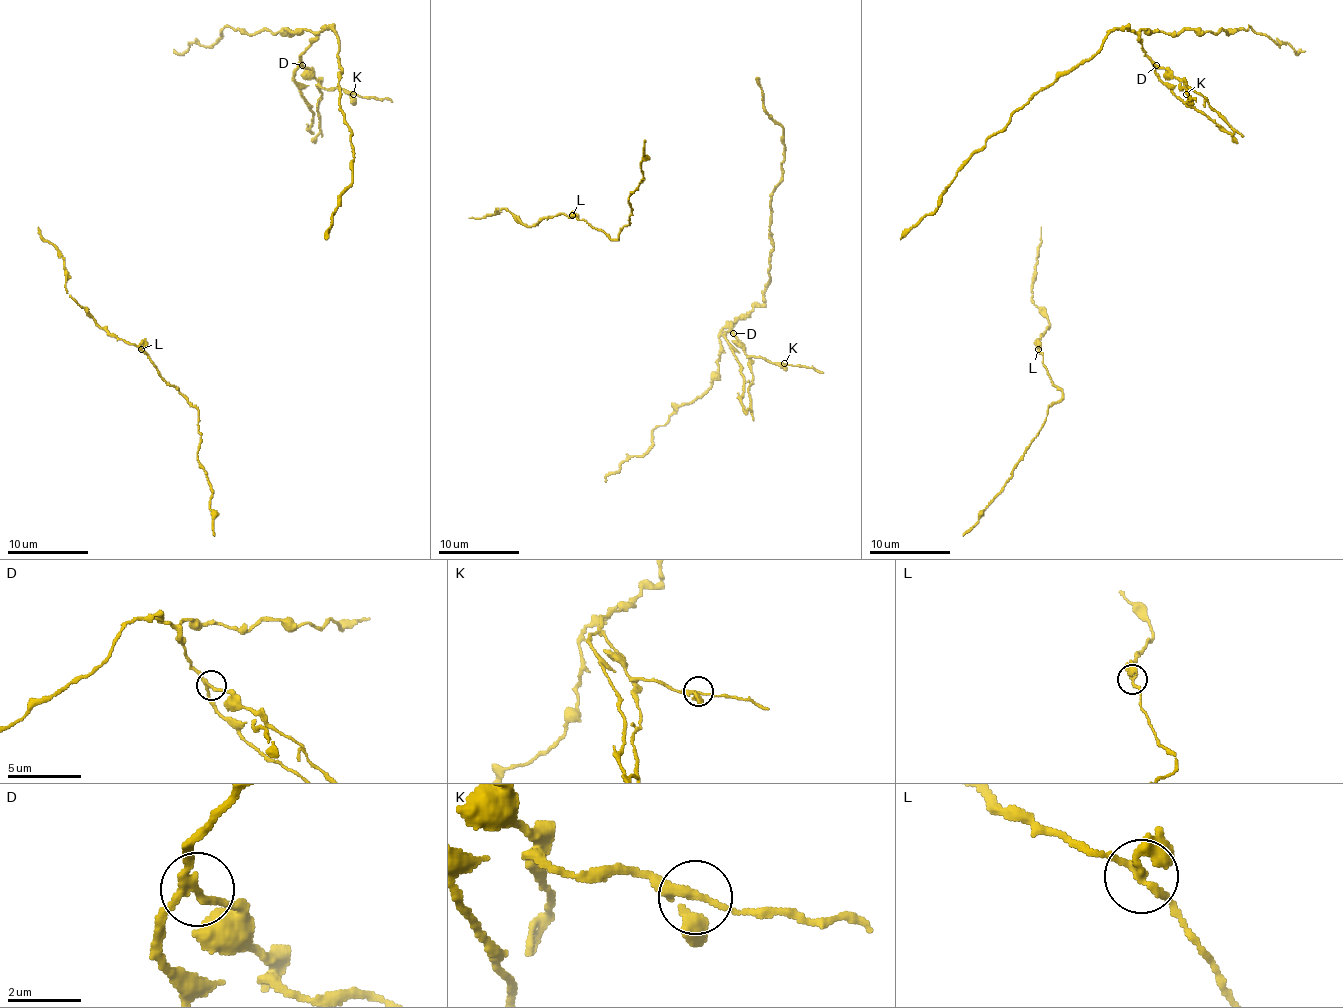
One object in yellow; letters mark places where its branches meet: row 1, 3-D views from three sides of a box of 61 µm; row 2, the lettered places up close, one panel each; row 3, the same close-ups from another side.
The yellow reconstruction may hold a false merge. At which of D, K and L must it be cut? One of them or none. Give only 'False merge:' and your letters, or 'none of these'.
False merge: D

